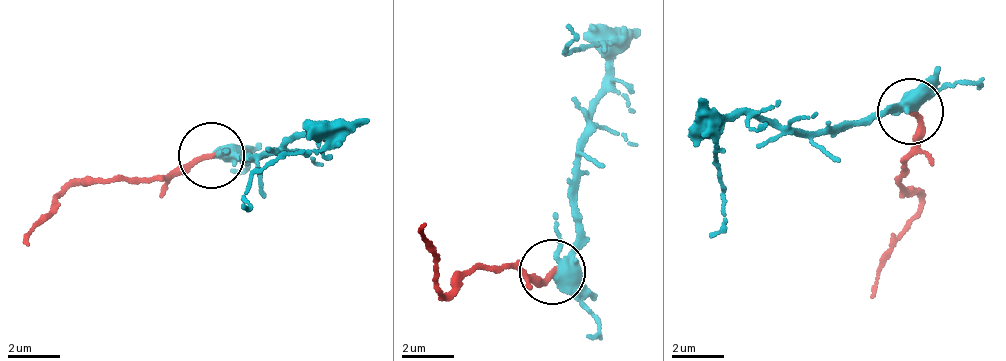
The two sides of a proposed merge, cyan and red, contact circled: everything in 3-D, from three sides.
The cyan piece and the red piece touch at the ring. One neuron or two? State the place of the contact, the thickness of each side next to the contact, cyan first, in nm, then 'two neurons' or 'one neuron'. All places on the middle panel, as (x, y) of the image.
(552, 272) | 360/200 nm | one neuron

